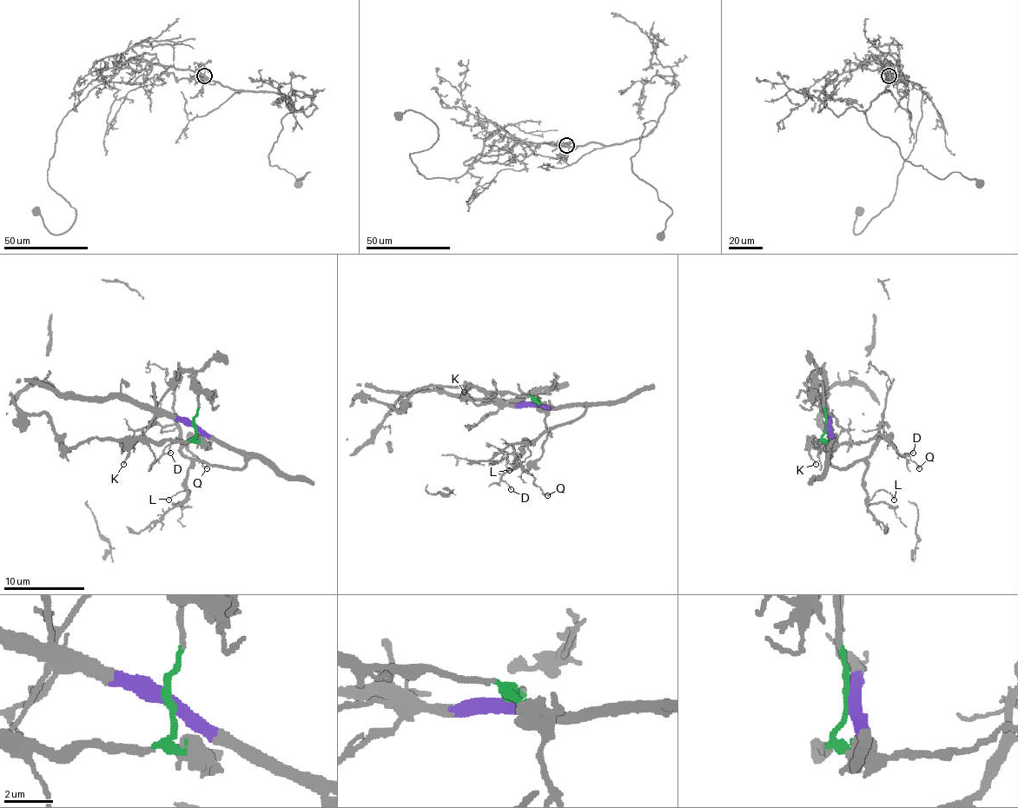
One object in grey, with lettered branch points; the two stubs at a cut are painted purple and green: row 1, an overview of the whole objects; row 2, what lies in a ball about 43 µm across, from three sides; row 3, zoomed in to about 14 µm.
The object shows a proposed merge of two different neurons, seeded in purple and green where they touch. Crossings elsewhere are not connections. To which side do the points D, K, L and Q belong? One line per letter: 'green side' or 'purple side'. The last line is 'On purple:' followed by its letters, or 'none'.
D: purple side
K: green side
L: purple side
Q: green side
On purple: D, L

